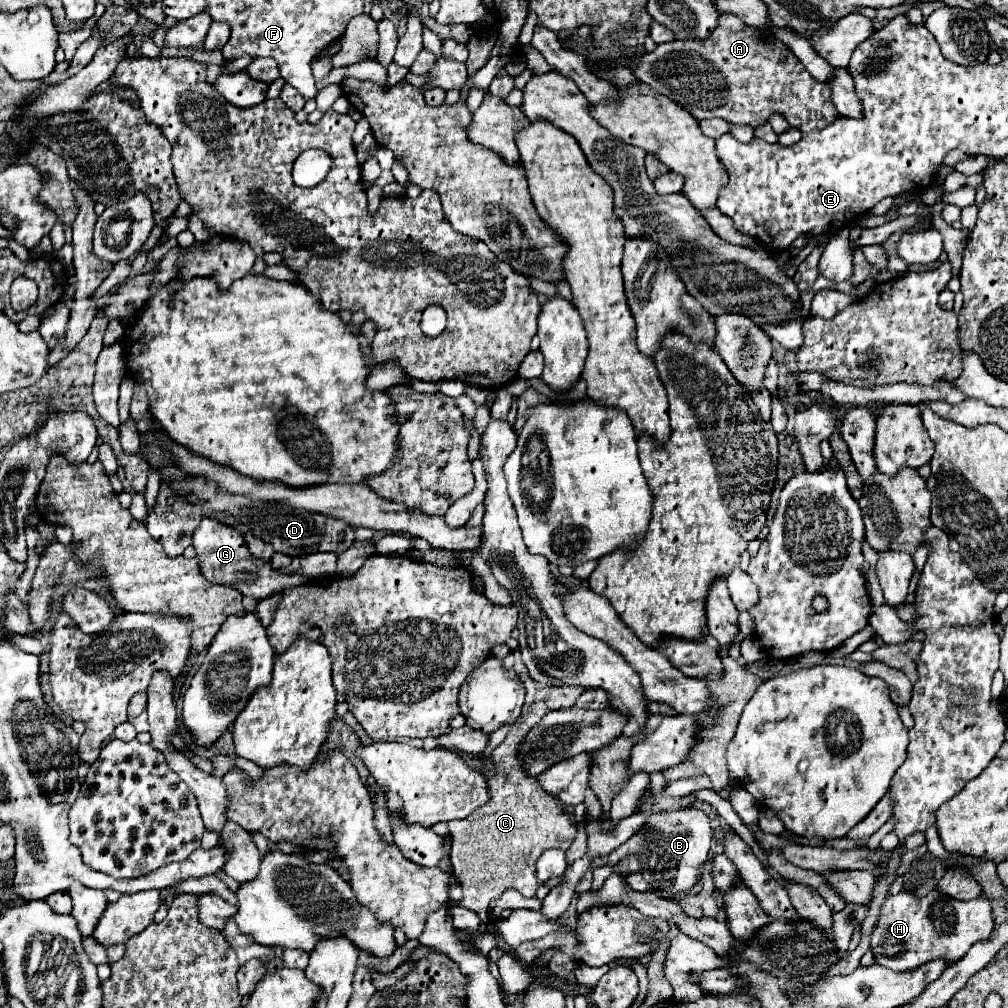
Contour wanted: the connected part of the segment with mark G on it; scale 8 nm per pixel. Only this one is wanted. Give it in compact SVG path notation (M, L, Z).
M205 516L201 520L201 524L197 526L197 530L193 534L193 544L197 550L201 572L203 572L203 576L207 576L209 582L227 584L231 588L237 588L243 596L251 596L253 600L263 600L263 598L283 592L285 588L301 586L307 582L307 576L301 572L283 574L283 572L275 570L269 560L265 562L261 558L249 556L249 548L243 540L243 534L225 522L217 522L215 518Z

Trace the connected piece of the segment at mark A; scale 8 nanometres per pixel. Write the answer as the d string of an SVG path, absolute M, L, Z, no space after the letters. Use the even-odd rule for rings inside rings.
M721 14L719 24L707 40L673 40L647 52L637 64L635 76L655 92L687 108L697 120L723 118L731 124L759 126L777 112L801 130L813 132L835 120L831 92L795 60L793 52L775 36L745 26L735 14Z

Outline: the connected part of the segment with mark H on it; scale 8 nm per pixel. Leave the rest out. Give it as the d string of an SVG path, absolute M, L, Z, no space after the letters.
M937 888L917 898L909 890L889 894L883 900L879 922L871 932L871 952L875 960L889 970L913 970L929 960L945 958L957 962L977 940L985 940L993 930L991 902L985 896L973 900L955 900Z

